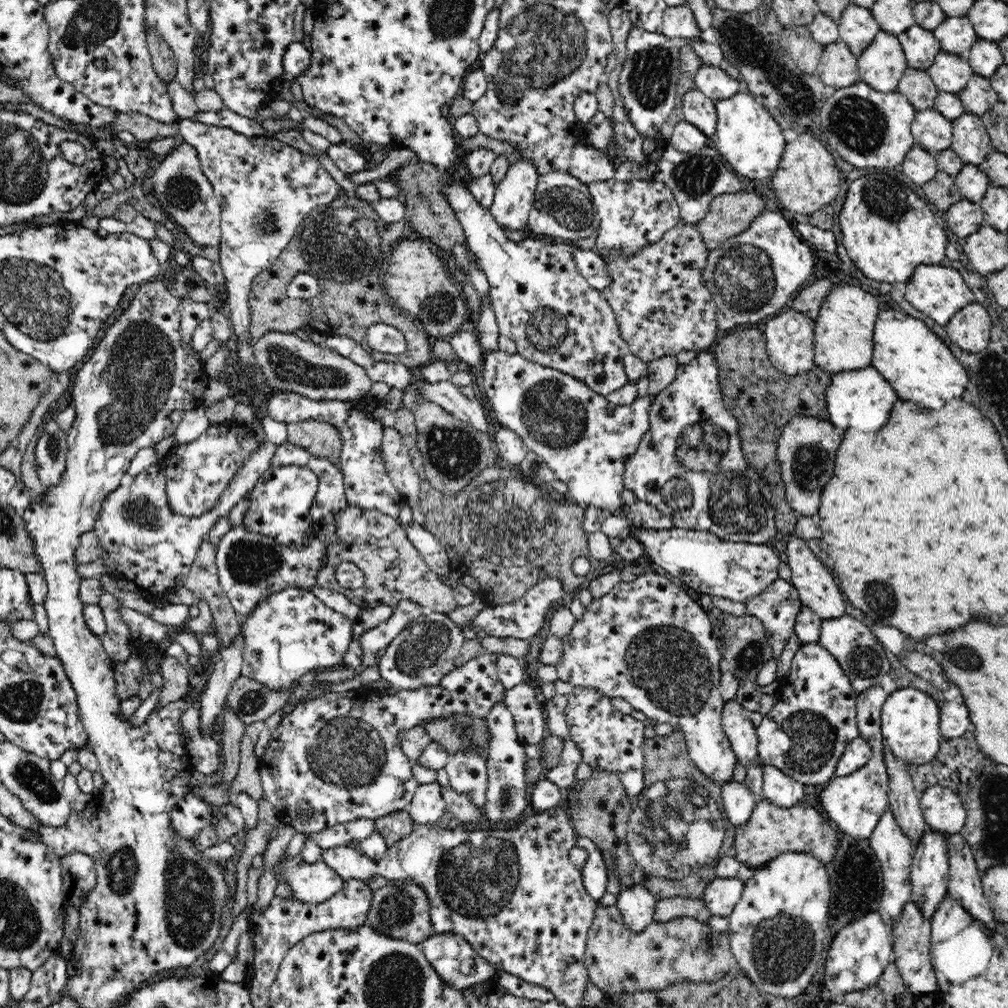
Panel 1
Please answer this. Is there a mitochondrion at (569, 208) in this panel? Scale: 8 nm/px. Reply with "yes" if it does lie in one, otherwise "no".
yes

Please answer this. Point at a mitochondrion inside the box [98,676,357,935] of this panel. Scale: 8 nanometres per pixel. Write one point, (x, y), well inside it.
(122, 867)

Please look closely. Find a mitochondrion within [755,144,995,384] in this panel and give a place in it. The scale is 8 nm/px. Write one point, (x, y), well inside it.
(885, 201)

